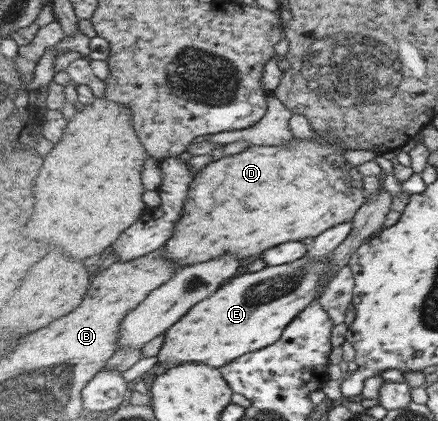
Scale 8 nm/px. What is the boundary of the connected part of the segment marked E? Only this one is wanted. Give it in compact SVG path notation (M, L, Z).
M308 253L299 260L287 263L281 266L266 266L258 273L246 273L236 279L232 279L216 297L208 297L208 301L202 301L184 317L184 321L178 321L168 329L166 341L163 342L160 353L157 356L157 363L164 369L174 369L180 367L182 363L188 361L198 361L208 367L222 368L236 359L247 356L247 353L260 351L274 345L284 333L284 330L290 325L296 317L300 315L309 305L315 303L323 295L325 290L325 271L331 265L330 254L326 254L317 261Z

